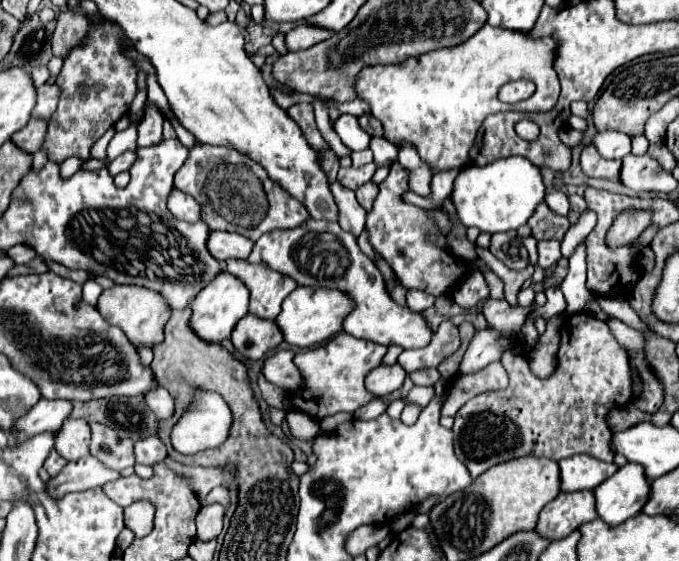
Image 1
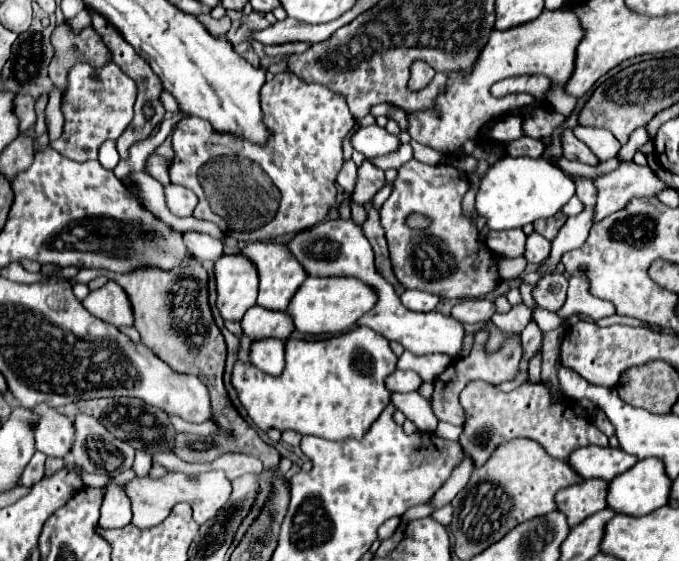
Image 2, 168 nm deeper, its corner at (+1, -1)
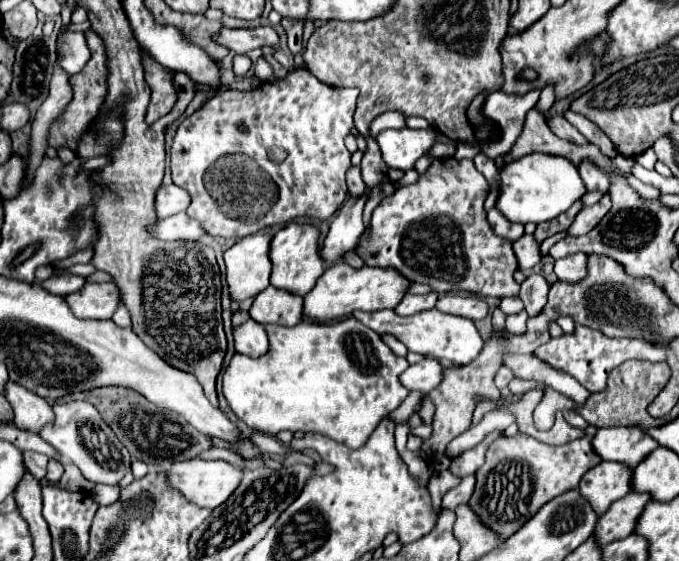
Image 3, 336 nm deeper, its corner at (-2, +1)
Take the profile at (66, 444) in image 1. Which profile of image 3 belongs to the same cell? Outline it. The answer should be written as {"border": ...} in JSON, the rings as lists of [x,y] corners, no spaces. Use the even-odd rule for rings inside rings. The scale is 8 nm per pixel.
{"border":[[[7,380],[5,384],[5,398],[13,406],[15,426],[21,430],[39,432],[39,428],[43,428],[53,418],[53,408],[45,398],[25,390],[13,380]]]}

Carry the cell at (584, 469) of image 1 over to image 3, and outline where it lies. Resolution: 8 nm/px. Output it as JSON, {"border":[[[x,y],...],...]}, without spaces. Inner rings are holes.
{"border":[[[613,426],[597,430],[593,448],[601,460],[625,462],[635,468],[647,454],[659,448],[659,444],[637,426]]]}

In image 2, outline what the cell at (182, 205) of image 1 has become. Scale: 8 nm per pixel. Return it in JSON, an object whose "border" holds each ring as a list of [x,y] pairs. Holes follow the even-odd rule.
{"border":[[[170,184],[164,188],[164,194],[166,194],[166,206],[170,208],[170,212],[174,216],[192,216],[194,208],[196,208],[194,192],[186,190],[184,186]]]}

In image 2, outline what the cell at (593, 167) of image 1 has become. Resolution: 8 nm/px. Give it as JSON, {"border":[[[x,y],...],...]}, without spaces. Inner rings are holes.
{"border":[[[564,130],[562,134],[562,146],[564,146],[564,158],[568,160],[578,160],[584,164],[600,164],[600,160],[594,156],[594,152],[590,148],[586,148],[584,142],[580,142],[570,130]]]}

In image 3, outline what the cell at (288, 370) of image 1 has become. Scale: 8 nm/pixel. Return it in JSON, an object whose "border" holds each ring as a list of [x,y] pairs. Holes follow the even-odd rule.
{"border":[[[251,318],[241,326],[233,326],[233,340],[235,340],[237,352],[253,356],[253,358],[265,354],[269,348],[267,334],[265,334],[263,326]]]}

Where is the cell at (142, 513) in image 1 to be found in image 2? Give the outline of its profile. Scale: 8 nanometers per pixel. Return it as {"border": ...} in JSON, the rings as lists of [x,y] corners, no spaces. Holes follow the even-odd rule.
{"border":[[[170,472],[164,478],[134,478],[126,486],[126,494],[132,500],[132,524],[140,530],[152,528],[167,518],[174,505],[178,502],[188,502],[194,510],[194,520],[198,526],[206,524],[206,520],[214,518],[218,510],[226,504],[230,498],[232,486],[230,480],[222,472],[206,472],[198,474],[198,480],[192,480],[190,476],[184,476],[180,472]]]}

